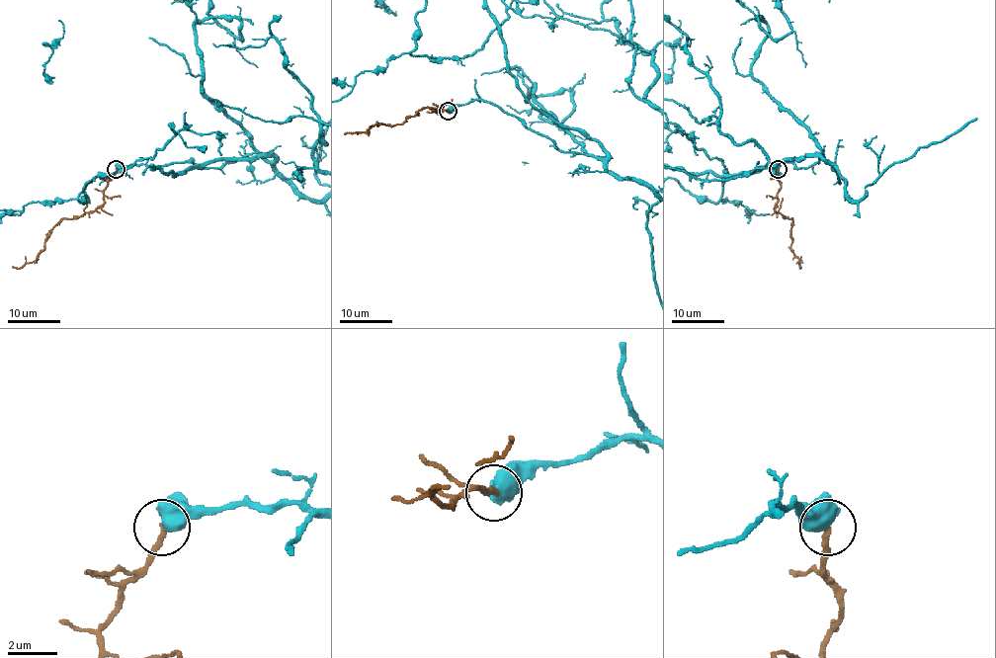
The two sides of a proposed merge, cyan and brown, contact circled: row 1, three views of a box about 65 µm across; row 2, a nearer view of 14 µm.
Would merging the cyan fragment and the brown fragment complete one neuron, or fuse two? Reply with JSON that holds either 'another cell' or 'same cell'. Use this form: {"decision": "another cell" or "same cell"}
{"decision": "another cell"}

